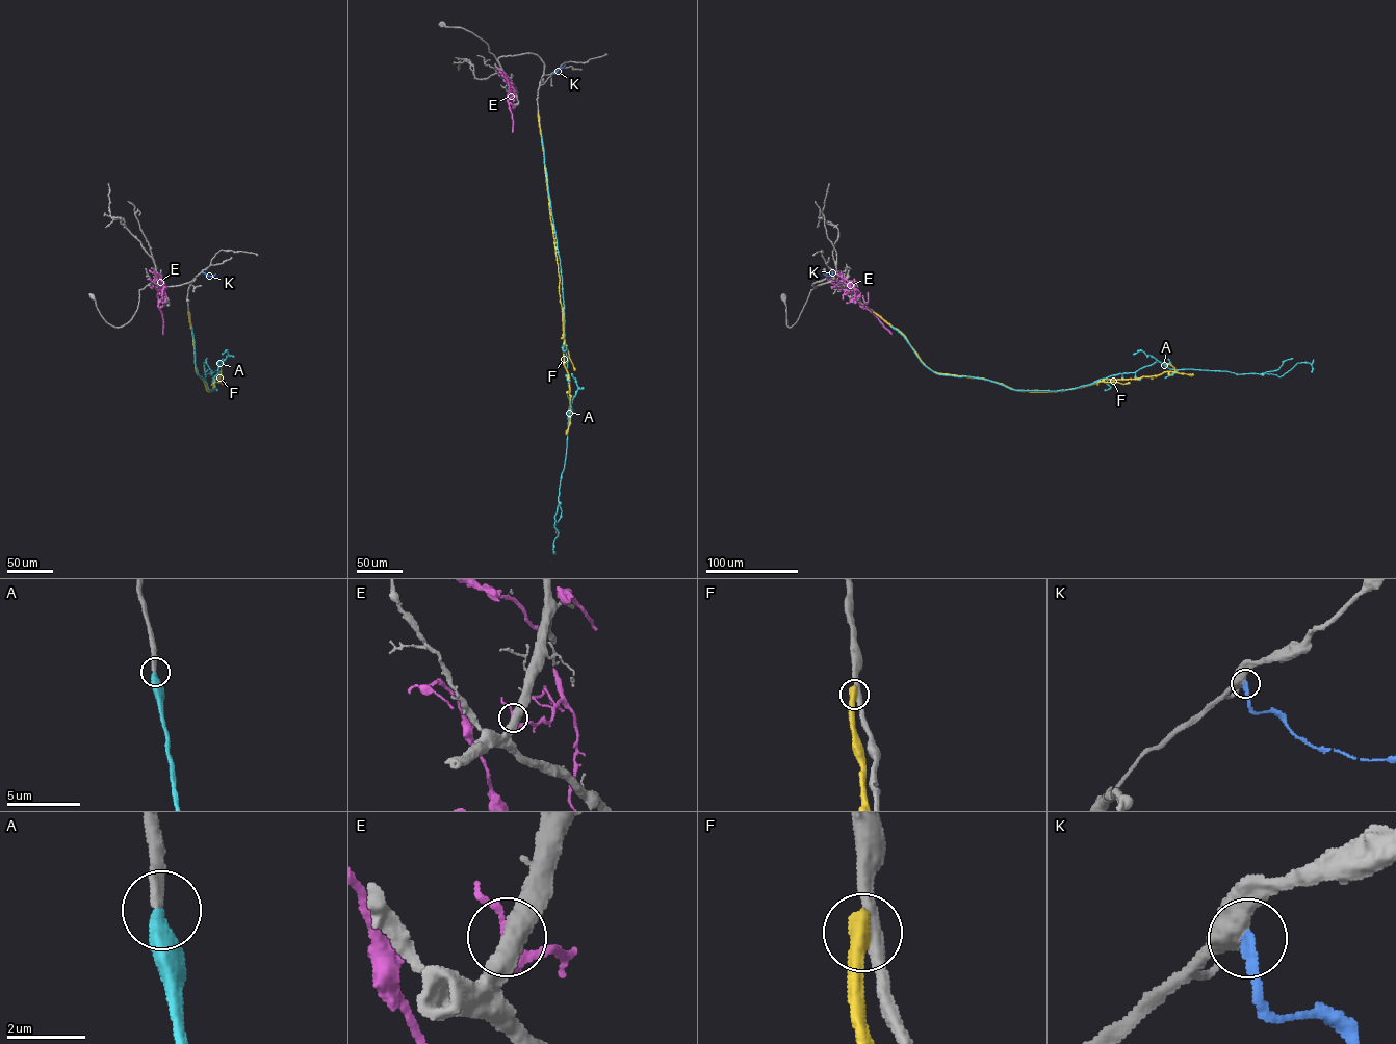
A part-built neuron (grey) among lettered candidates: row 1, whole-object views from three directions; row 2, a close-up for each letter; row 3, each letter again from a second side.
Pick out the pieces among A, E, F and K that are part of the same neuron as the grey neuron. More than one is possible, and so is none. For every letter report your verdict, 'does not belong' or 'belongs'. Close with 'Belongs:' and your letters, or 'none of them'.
A: belongs
E: does not belong
F: does not belong
K: does not belong
Belongs: A

